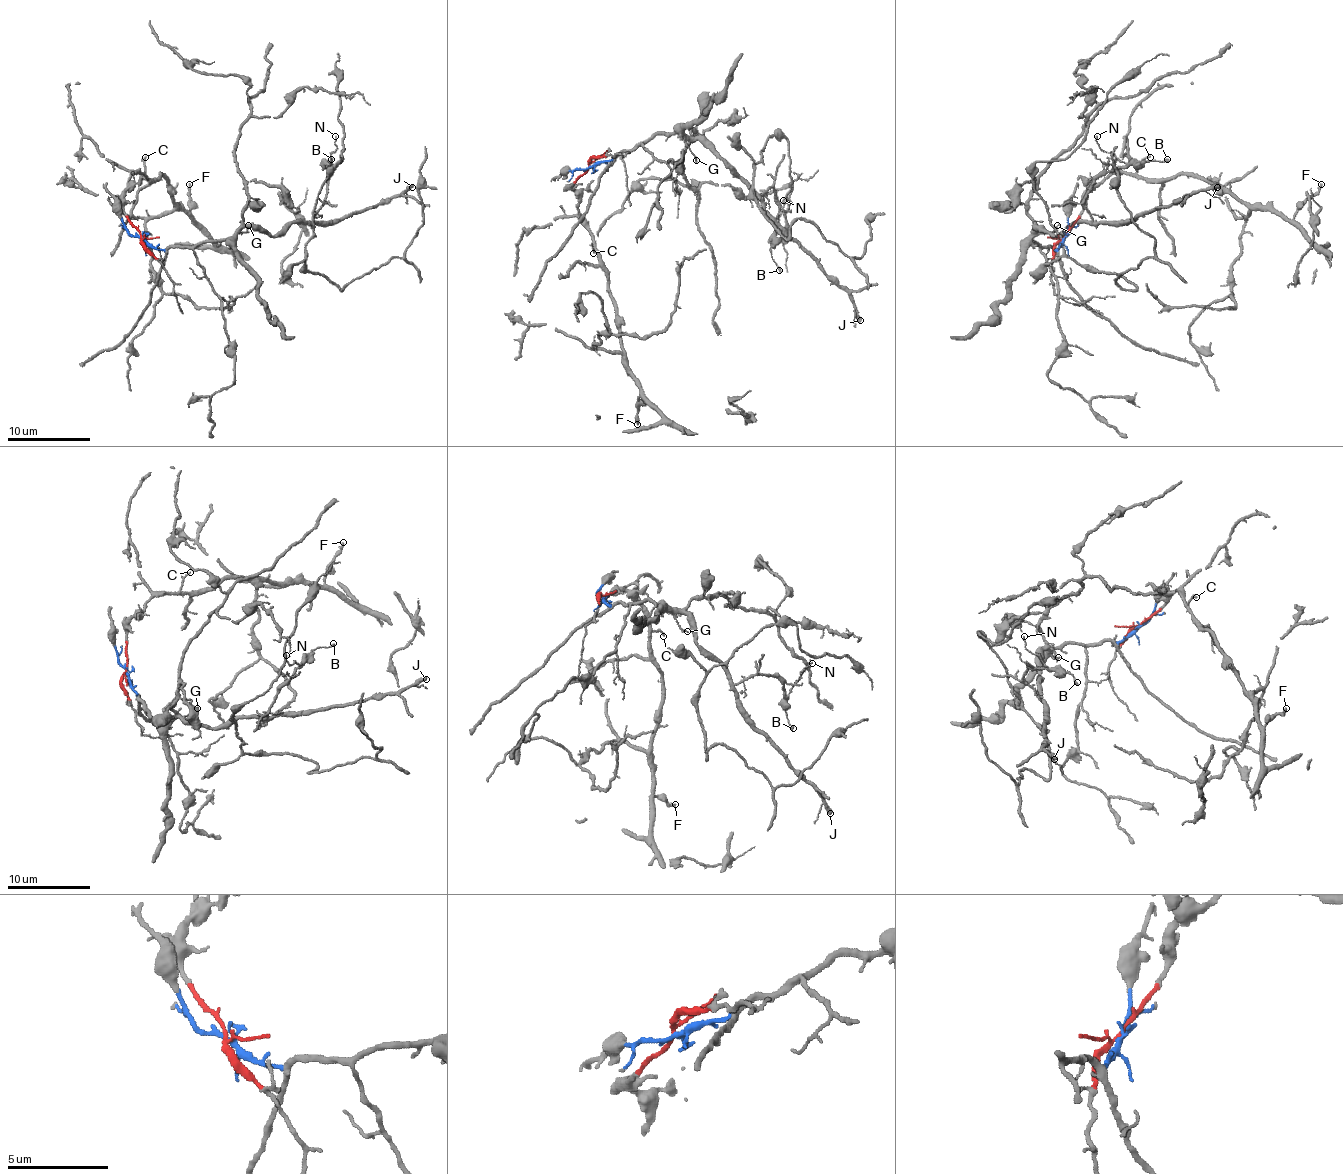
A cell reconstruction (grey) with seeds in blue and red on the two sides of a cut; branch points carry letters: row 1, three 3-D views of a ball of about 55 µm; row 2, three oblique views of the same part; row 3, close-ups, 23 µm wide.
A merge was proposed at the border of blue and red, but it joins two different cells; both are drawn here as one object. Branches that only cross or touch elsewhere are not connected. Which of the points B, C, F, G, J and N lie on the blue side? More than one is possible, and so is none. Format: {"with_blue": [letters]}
{"with_blue": ["B", "G", "J", "N"]}

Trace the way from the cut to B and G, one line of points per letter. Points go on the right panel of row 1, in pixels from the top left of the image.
B: (1064, 237), (1058, 249), (1031, 239), (1037, 227), (1060, 235), (1089, 222), (1089, 187), (1110, 171), (1168, 158)
G: (1064, 237), (1058, 249), (1043, 247), (1031, 239), (1037, 233), (1050, 233), (1058, 225)

